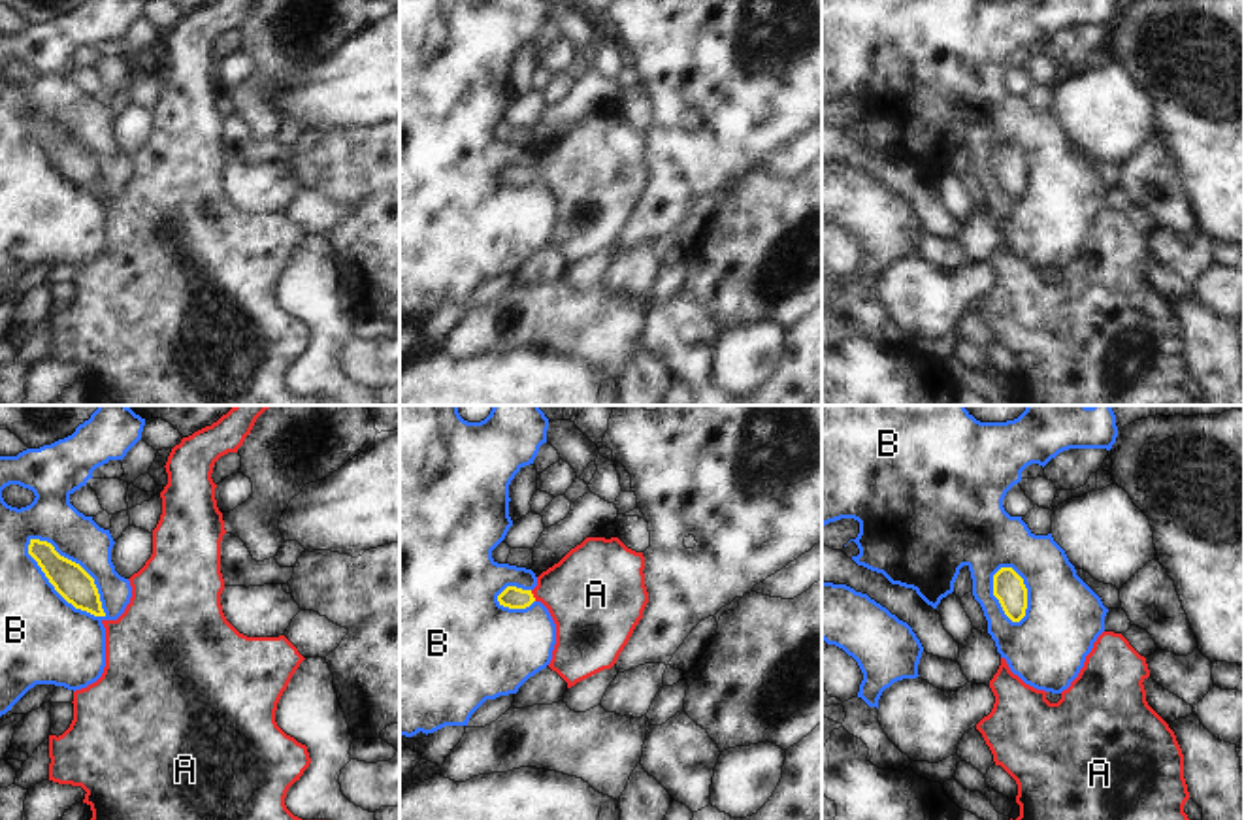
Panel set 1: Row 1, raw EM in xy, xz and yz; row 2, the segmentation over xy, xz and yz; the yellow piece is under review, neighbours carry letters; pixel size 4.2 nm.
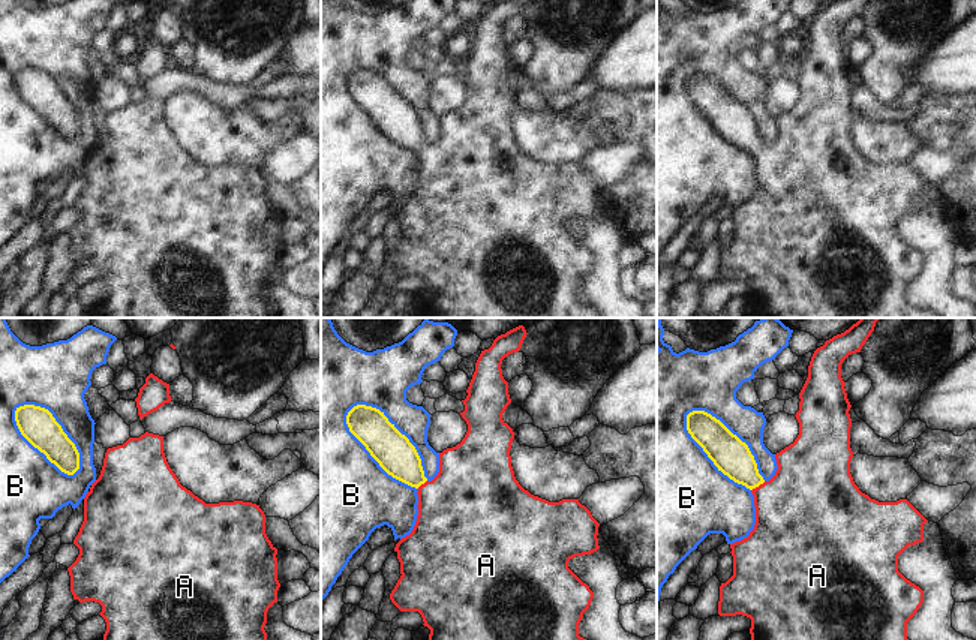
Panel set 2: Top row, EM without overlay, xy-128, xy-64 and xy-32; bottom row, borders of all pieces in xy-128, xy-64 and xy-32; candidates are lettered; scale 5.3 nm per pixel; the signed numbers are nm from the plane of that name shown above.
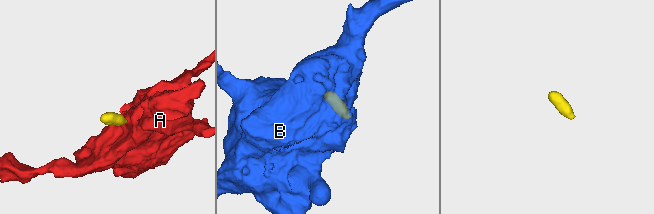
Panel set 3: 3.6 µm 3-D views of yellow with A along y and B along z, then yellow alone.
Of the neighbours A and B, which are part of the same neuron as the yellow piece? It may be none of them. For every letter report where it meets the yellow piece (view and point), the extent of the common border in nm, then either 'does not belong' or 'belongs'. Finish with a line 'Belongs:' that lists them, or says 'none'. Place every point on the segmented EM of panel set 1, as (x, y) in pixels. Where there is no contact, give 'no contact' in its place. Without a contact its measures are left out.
A: contact xz (532, 596); length 50 nm; belongs
B: contact xy (81, 568); length 460 nm; does not belong
Belongs: A

